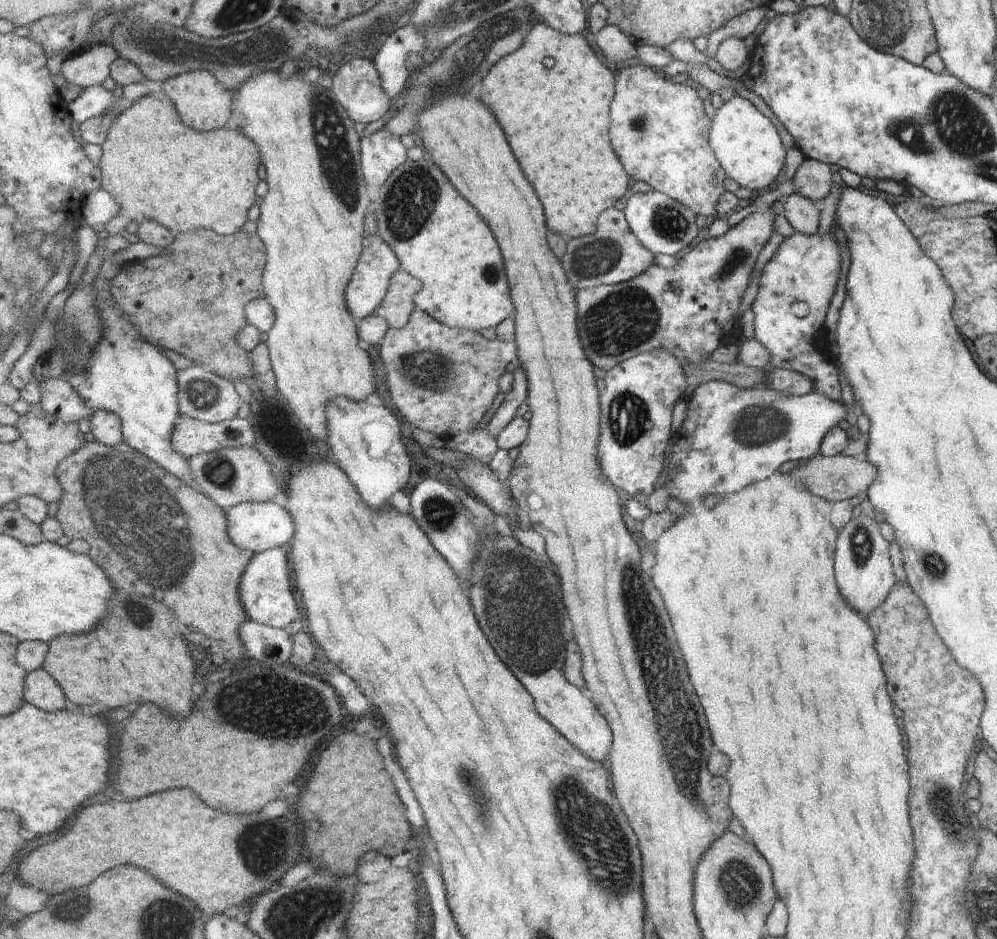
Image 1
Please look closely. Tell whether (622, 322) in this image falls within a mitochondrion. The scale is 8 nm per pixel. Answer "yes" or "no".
yes

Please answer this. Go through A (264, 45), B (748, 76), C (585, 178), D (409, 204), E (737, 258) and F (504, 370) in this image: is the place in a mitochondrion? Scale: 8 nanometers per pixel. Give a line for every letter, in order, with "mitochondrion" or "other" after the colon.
A: mitochondrion
B: other
C: other
D: mitochondrion
E: mitochondrion
F: other

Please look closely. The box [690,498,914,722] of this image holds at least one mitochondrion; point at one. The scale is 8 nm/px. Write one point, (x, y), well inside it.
(859, 539)

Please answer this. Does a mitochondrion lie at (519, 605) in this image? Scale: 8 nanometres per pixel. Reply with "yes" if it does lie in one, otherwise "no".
yes

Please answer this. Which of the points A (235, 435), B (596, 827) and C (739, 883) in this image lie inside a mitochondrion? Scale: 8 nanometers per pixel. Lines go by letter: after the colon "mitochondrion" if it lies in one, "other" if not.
A: mitochondrion
B: mitochondrion
C: mitochondrion

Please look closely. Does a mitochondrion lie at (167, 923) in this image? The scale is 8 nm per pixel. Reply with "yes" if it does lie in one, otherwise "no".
yes

